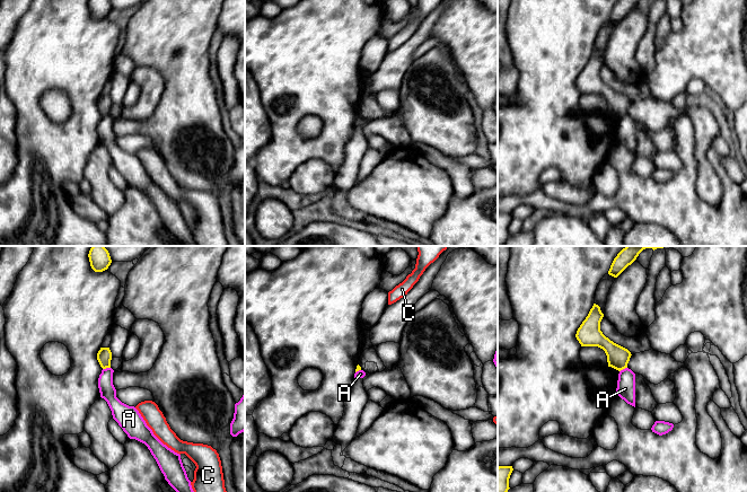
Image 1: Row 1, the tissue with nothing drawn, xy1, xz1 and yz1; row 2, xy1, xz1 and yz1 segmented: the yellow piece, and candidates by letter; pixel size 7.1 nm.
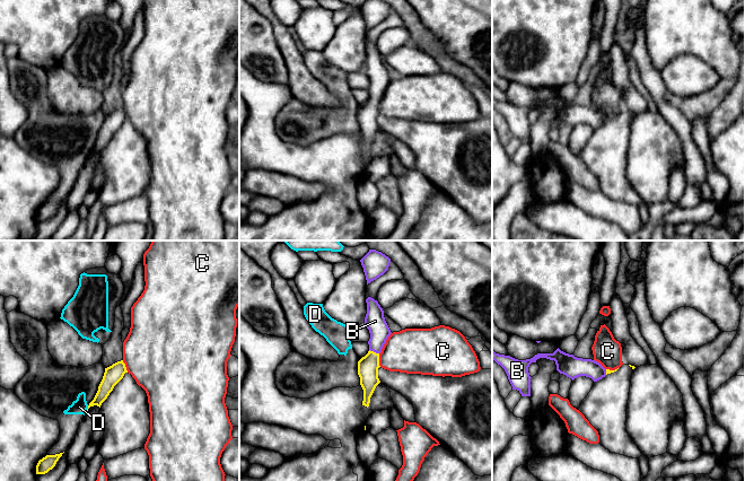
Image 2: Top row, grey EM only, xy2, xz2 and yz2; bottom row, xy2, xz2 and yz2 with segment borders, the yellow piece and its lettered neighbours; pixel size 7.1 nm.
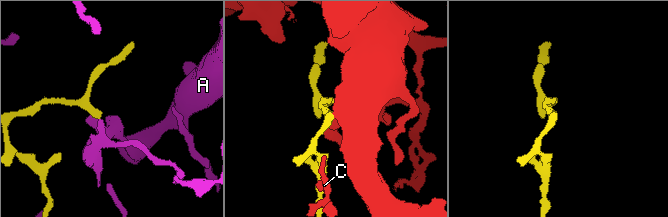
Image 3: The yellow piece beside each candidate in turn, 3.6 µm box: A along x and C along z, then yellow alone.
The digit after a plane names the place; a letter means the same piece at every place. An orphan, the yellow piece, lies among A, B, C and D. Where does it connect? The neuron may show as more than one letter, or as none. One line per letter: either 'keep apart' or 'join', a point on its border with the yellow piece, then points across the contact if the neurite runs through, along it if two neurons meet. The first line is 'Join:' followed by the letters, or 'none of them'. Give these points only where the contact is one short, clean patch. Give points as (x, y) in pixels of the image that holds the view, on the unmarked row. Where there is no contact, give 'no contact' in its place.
Join: B
A: keep apart; contact xy1 (106, 114); border xy1 (110, 114), (103, 116)
B: join; contact xz2 (373, 98); way xz2 (368, 113), (373, 98), (375, 68)
C: keep apart; contact xz2 (378, 107); border xz2 (378, 101), (378, 111), (380, 113)
D: keep apart; contact xy2 (88, 155); border xy2 (88, 152), (86, 157)

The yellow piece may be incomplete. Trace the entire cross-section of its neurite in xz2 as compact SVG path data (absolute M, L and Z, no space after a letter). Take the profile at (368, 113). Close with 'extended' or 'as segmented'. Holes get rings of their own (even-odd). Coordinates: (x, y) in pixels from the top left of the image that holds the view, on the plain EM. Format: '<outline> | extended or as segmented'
M371 44L366 46L367 61L365 64L365 71L370 80L368 88L369 98L358 108L358 122L360 124L360 132L363 137L362 152L369 154L370 145L380 130L378 125L379 100L386 87L391 82L391 77L385 68L384 58Z | extended

